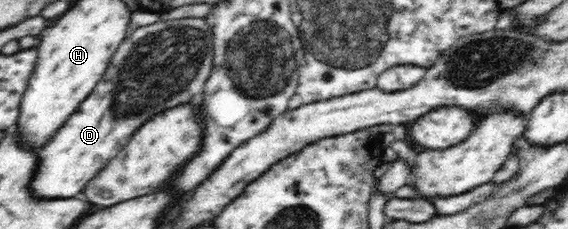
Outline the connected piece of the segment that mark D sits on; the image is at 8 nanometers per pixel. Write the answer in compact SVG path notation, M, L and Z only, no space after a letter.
M187 17L187 19L157 21L157 23L153 23L153 25L145 25L145 27L139 27L138 29L135 29L135 31L131 31L125 41L119 45L115 55L111 58L109 67L107 71L105 71L103 79L99 81L97 87L91 91L91 93L79 104L79 107L67 118L67 121L65 121L65 123L52 135L51 141L38 151L39 167L37 167L37 171L35 171L35 175L33 175L31 183L29 183L29 188L31 188L32 191L31 194L39 198L70 198L82 196L85 184L90 182L91 179L99 173L99 170L107 165L107 162L110 159L119 155L119 151L123 151L123 147L129 143L128 139L133 135L133 132L137 131L147 119L157 115L159 111L165 111L167 107L172 108L179 105L179 103L185 103L185 101L189 101L193 95L203 92L210 77L212 60L214 57L213 53L213 33L204 18L195 19L195 17Z

